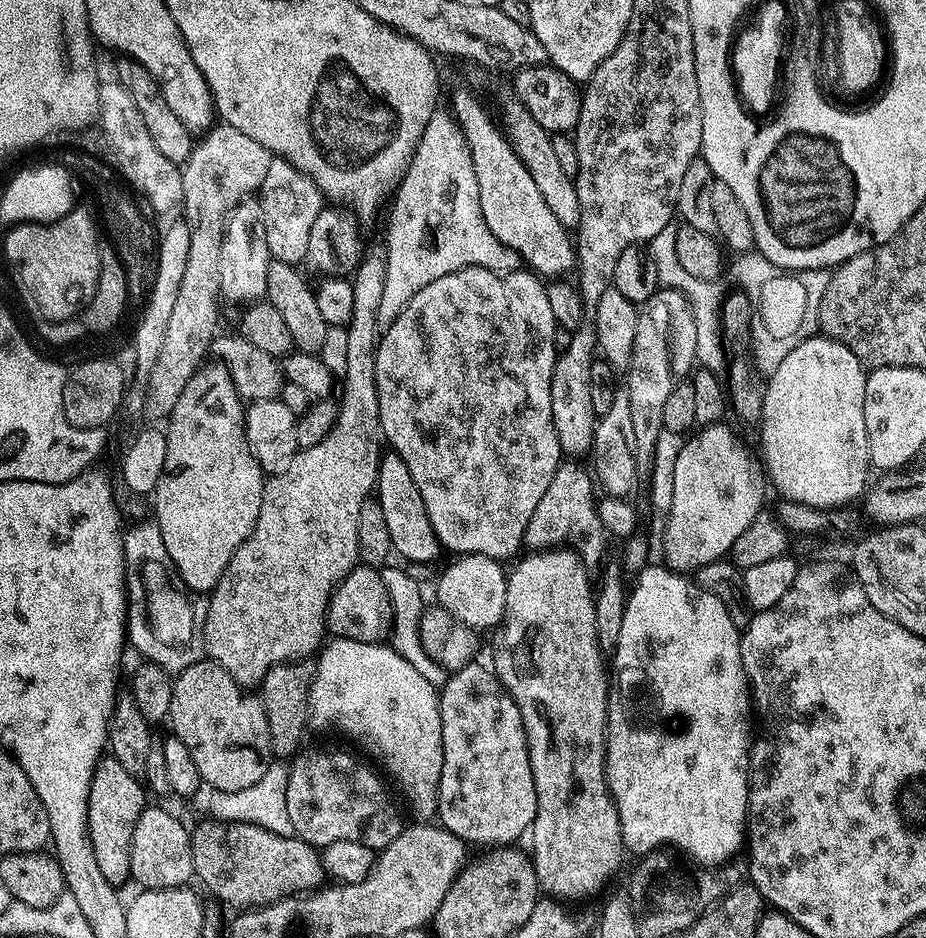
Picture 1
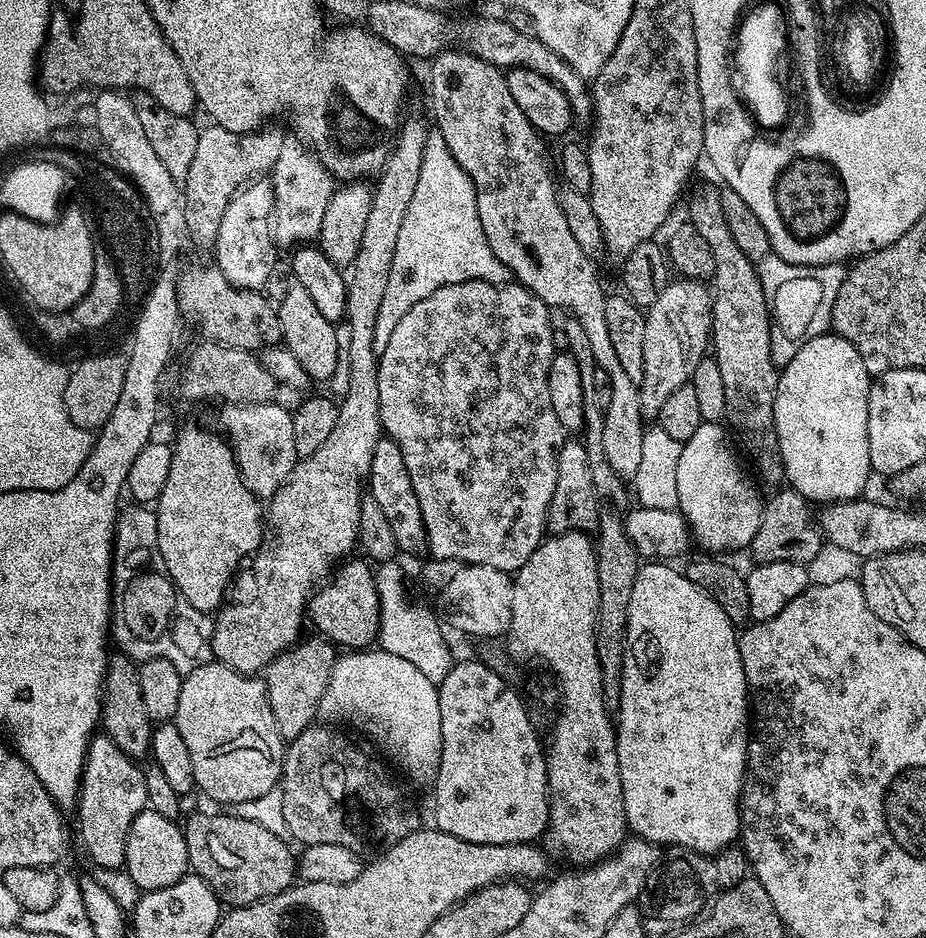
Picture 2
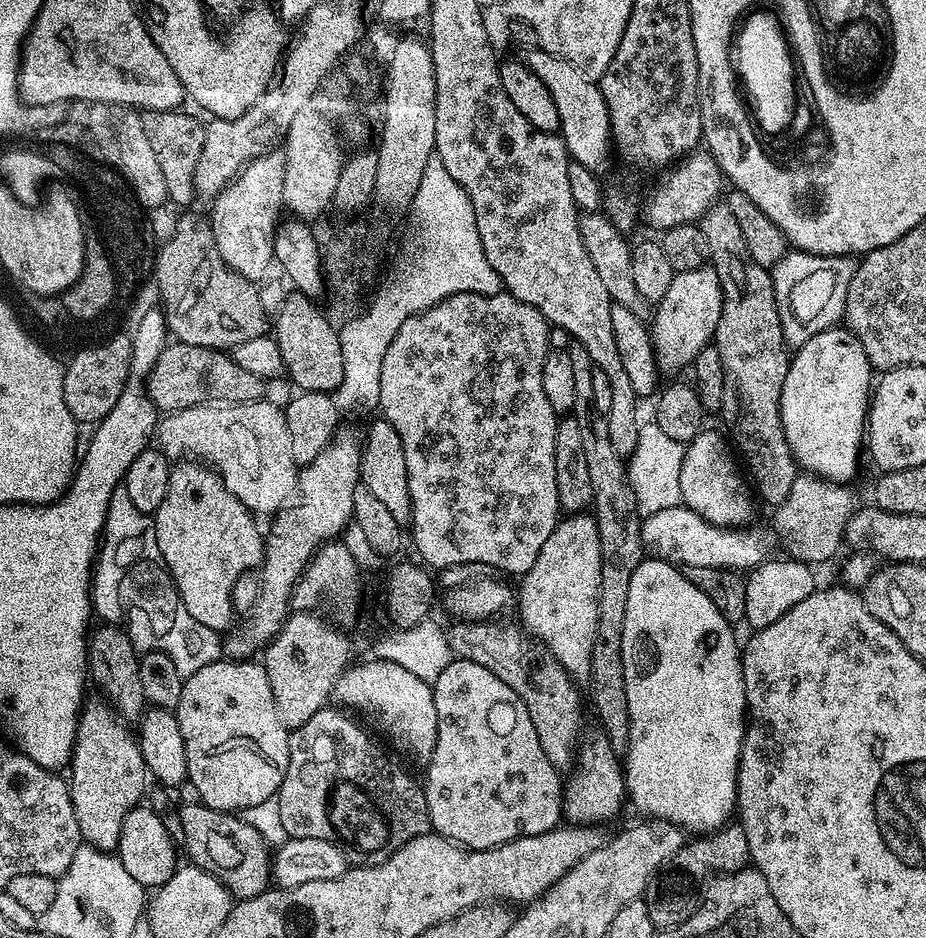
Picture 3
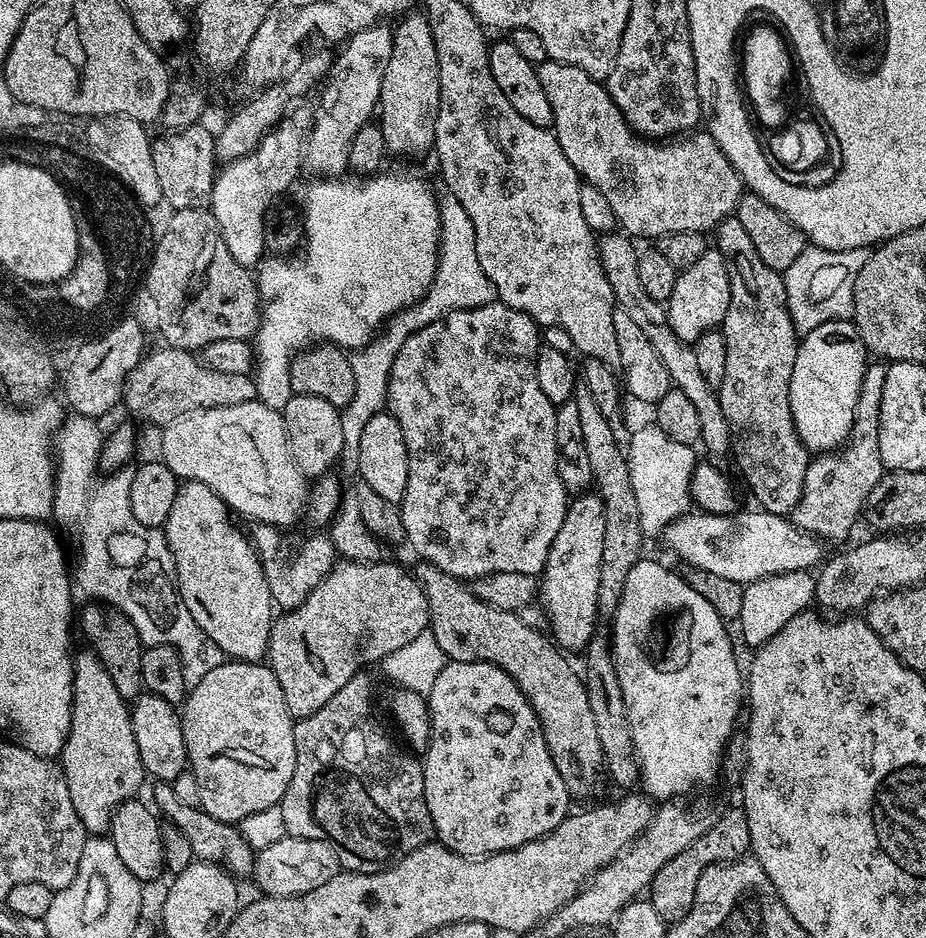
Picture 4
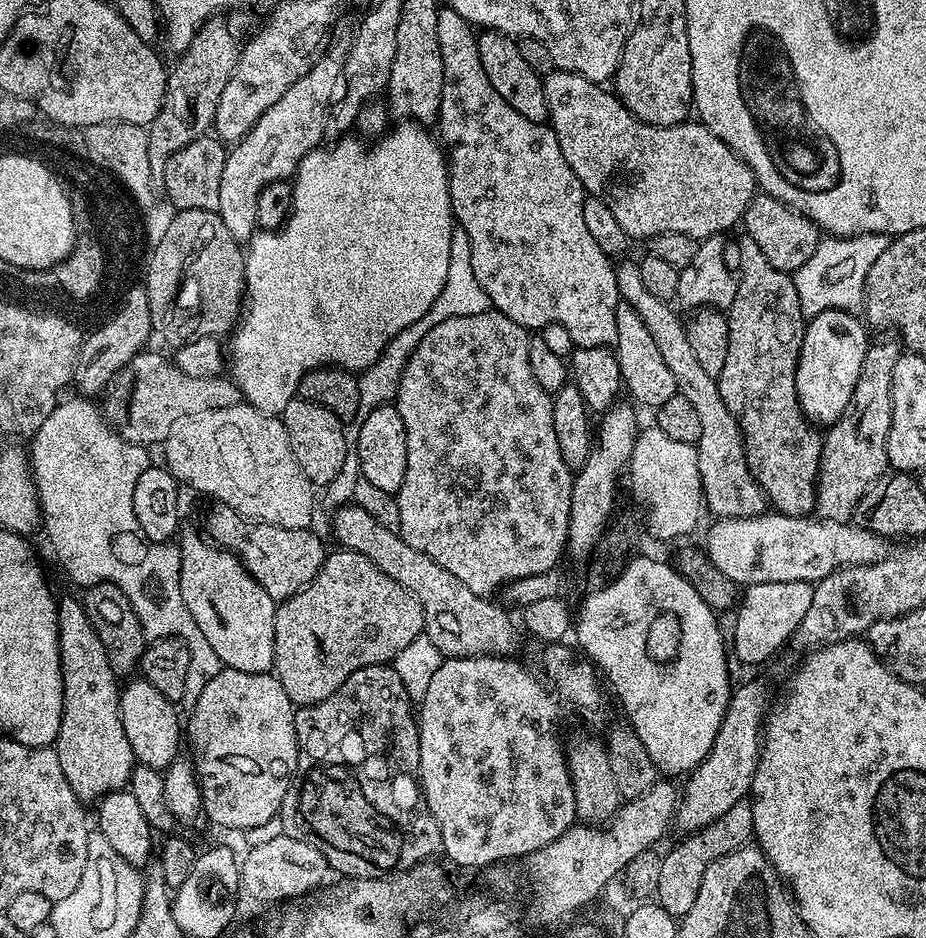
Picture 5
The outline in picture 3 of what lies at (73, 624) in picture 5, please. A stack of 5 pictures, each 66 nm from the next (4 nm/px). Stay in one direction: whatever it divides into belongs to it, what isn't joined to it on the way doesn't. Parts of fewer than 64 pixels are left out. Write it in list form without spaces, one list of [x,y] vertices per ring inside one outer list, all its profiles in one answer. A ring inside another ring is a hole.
[[[103,698],[89,699],[80,710],[80,721],[70,761],[70,769],[72,768],[70,791],[74,818],[78,818],[81,841],[103,852],[115,853],[119,849],[122,822],[126,814],[130,814],[130,810],[145,799],[144,783],[149,783],[150,780],[150,773],[142,758],[140,741],[134,735],[133,729],[131,732],[128,728],[131,727],[117,716],[116,709]]]

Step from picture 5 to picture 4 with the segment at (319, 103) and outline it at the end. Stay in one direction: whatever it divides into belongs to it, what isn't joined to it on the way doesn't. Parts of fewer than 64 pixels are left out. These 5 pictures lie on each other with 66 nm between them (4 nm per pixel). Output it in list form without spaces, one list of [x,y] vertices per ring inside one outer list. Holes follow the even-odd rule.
[[[301,106],[291,109],[258,142],[250,154],[237,160],[229,160],[217,171],[212,187],[210,210],[218,230],[225,240],[230,254],[249,270],[255,269],[265,259],[264,215],[274,201],[296,180],[304,164],[304,145],[308,143],[308,131],[312,128],[313,113]]]

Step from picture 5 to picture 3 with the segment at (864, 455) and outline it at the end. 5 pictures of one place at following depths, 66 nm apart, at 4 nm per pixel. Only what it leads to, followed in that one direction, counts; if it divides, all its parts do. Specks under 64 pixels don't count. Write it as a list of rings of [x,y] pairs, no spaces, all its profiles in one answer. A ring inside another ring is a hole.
[[[798,474],[790,494],[782,503],[775,505],[772,516],[772,528],[785,548],[787,555],[809,566],[817,566],[828,560],[839,548],[842,548],[846,522],[858,507],[856,496],[848,484],[835,484],[833,480],[824,480],[821,476]]]

